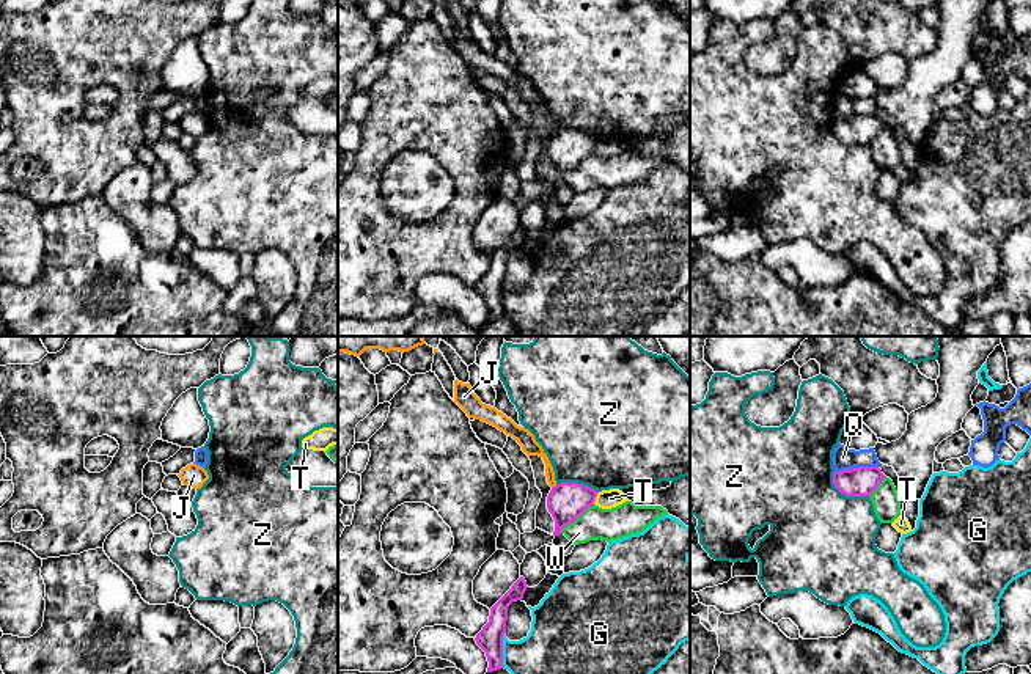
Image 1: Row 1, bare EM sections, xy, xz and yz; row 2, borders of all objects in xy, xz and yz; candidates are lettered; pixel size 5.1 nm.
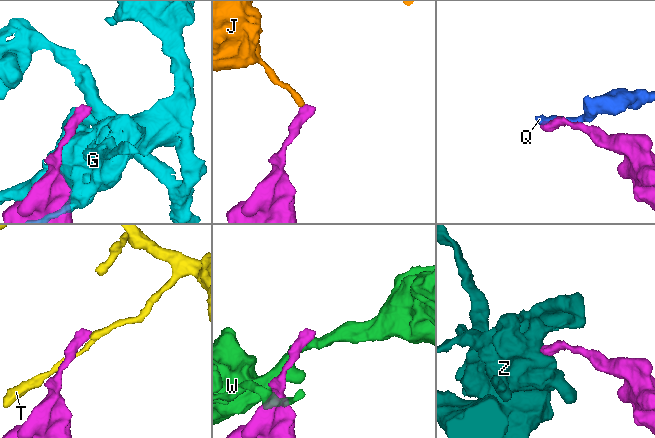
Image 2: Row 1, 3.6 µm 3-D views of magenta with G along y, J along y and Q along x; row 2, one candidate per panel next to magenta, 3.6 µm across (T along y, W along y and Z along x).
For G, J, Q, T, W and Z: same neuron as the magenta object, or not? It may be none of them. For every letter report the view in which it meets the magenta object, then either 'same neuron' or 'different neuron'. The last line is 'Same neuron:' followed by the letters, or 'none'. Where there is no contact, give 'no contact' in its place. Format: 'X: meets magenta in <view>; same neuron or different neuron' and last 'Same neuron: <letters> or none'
G: meets magenta in xz; different neuron
J: meets magenta in xz; different neuron
Q: meets magenta in yz; different neuron
T: meets magenta in xz; different neuron
W: meets magenta in xz; different neuron
Z: meets magenta in yz; different neuron
Same neuron: none

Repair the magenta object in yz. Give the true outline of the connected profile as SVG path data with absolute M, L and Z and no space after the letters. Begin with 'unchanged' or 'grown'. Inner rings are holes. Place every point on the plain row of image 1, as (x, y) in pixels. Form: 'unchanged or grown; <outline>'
unchanged; M855 115L835 119L833 132L846 145L869 145L883 126L885 123L879 115Z

